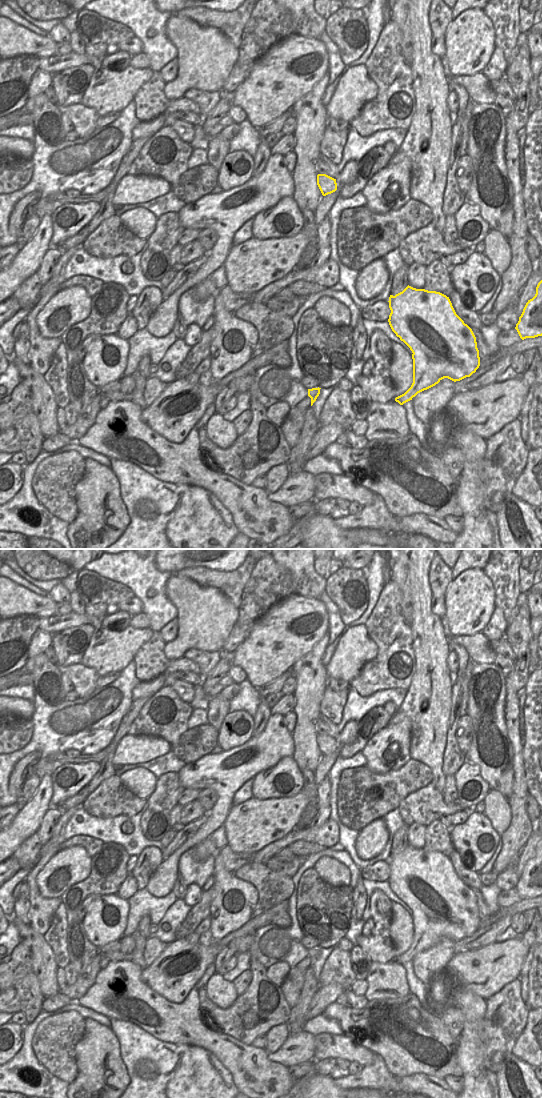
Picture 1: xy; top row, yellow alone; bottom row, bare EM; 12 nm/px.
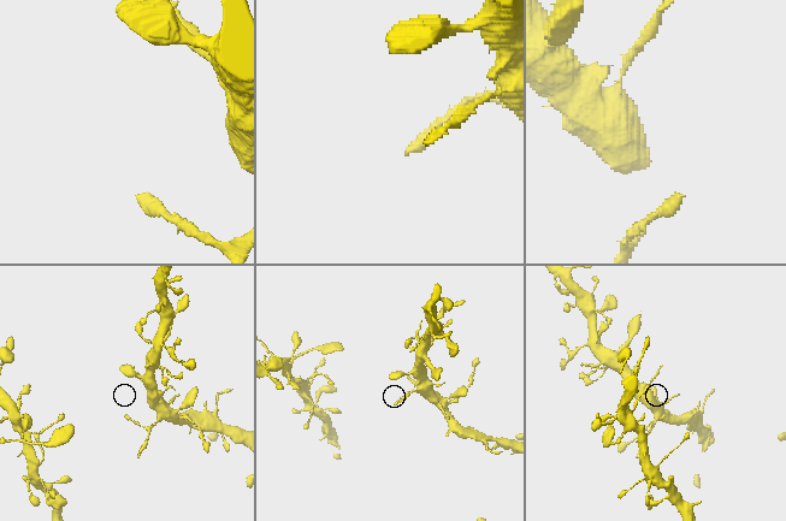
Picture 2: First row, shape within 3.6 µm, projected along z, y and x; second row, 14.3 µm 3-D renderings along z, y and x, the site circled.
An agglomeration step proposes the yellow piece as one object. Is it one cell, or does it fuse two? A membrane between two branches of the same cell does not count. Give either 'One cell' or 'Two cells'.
Two cells.

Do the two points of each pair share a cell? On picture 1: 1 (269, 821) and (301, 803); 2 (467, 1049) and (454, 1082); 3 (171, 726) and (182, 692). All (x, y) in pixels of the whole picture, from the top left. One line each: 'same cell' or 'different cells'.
1: same cell
2: different cells
3: different cells

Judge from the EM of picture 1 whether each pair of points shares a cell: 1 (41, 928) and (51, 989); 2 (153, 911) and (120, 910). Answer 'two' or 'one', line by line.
1: two
2: two

